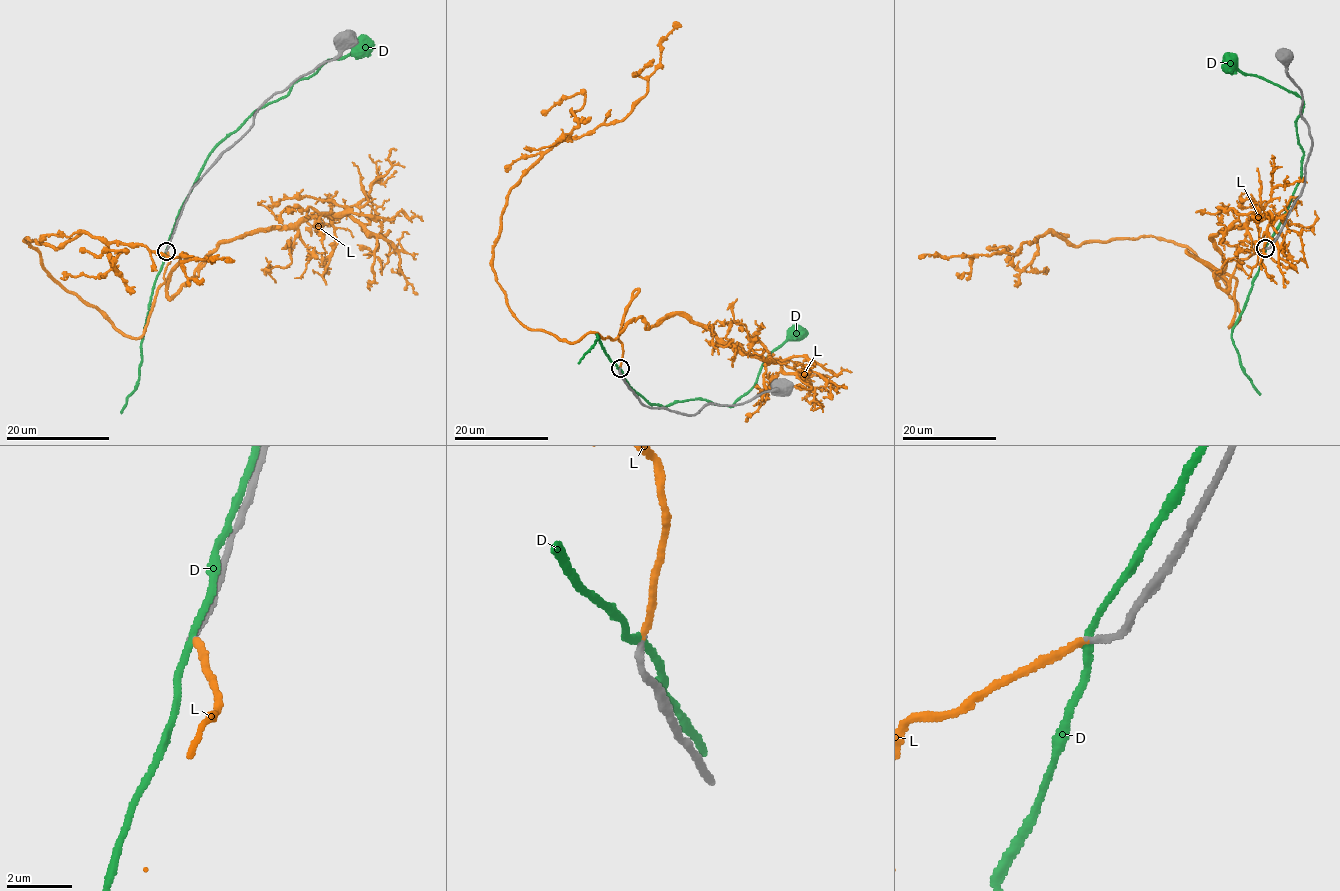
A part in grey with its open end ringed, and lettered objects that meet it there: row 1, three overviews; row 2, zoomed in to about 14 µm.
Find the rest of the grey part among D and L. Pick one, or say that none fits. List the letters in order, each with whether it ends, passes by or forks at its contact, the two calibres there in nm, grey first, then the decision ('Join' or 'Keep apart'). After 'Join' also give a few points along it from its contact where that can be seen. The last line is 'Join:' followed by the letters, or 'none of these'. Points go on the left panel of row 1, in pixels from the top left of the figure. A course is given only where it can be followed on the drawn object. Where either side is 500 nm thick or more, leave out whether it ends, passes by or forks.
D: It passes by. Thickness 220 nm (grey) against 200 nm. Keep apart
L: It ends there. Thickness 200 nm (grey) against 200 nm. Join. Its course: (166, 251), (145, 331), (128, 338), (64, 290), (26, 238), (60, 248), (89, 233), (170, 257), (229, 263)
Join: L

